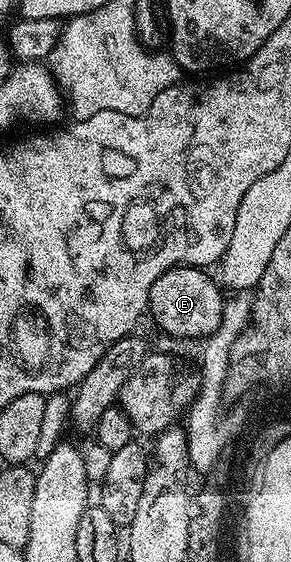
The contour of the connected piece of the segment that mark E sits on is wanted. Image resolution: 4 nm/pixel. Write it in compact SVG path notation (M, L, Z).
M180 266L170 268L168 272L162 272L153 282L149 290L149 316L155 319L155 324L167 336L176 336L179 340L198 340L211 336L215 330L221 328L222 306L225 299L224 289L220 288L218 283L204 269L194 266Z

